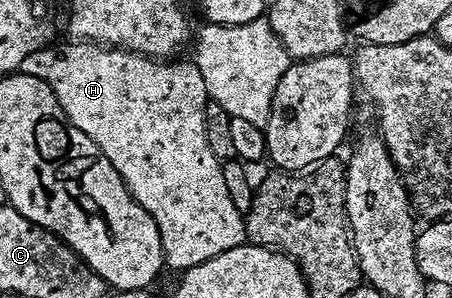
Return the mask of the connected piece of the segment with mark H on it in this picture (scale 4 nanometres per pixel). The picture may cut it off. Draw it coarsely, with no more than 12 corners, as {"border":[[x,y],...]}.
{"border":[[208,23],[195,63],[94,41],[34,51],[67,120],[153,217],[164,260],[245,243],[210,96],[266,128],[288,53]]}

